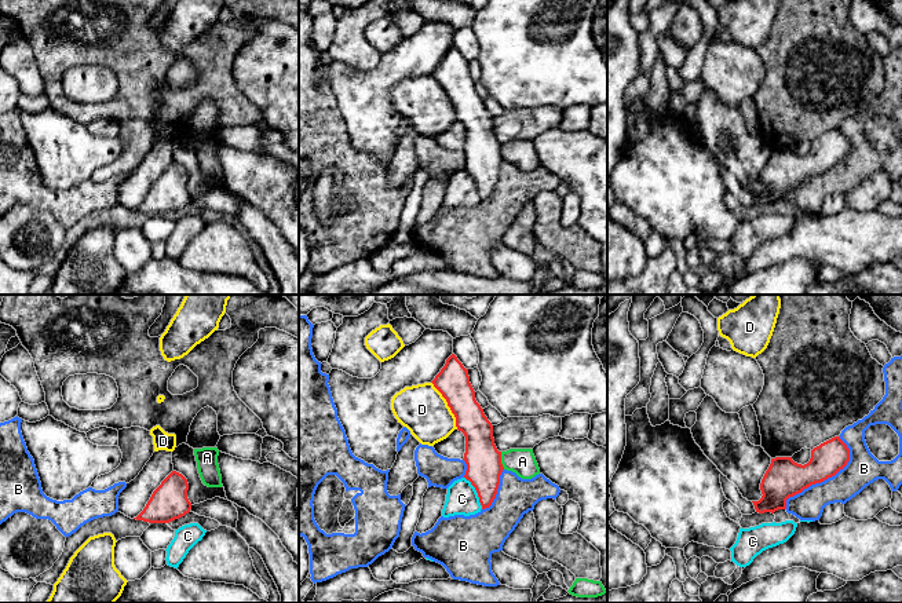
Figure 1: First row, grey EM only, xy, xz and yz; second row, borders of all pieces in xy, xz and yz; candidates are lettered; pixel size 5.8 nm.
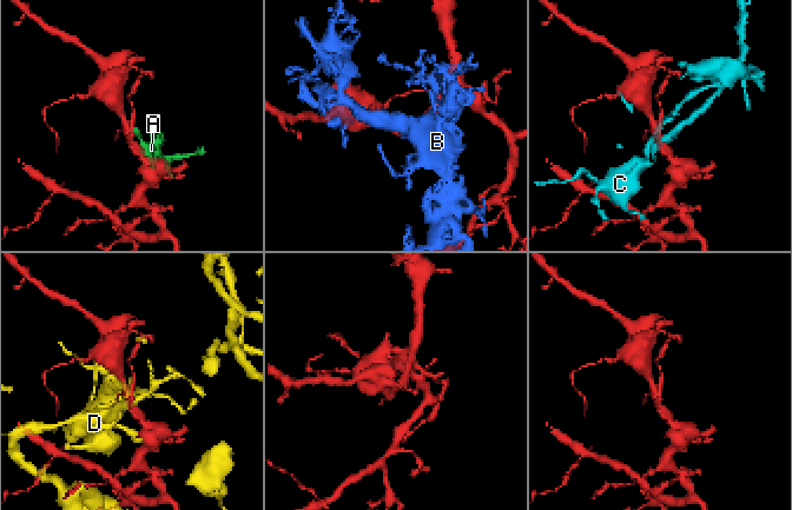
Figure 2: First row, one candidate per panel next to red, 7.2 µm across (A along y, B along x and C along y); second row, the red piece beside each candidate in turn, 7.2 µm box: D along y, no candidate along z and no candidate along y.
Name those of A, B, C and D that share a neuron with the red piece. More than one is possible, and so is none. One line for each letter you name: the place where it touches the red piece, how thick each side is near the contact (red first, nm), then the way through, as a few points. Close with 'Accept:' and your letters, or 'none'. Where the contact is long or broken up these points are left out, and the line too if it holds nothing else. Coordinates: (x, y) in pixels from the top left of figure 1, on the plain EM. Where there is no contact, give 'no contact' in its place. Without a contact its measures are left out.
Accept: none

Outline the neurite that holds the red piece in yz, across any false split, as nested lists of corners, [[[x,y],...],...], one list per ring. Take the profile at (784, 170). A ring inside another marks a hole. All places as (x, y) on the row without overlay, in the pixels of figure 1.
[[[835,128],[811,142],[811,150],[801,157],[792,149],[771,150],[762,175],[762,190],[752,193],[756,204],[774,205],[778,201],[786,201],[786,191],[801,184],[811,176],[821,175],[835,168],[850,153],[850,140]]]

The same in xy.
[[[172,162],[153,183],[143,202],[134,211],[149,215],[169,215],[185,208],[191,201],[187,182],[187,171]]]

